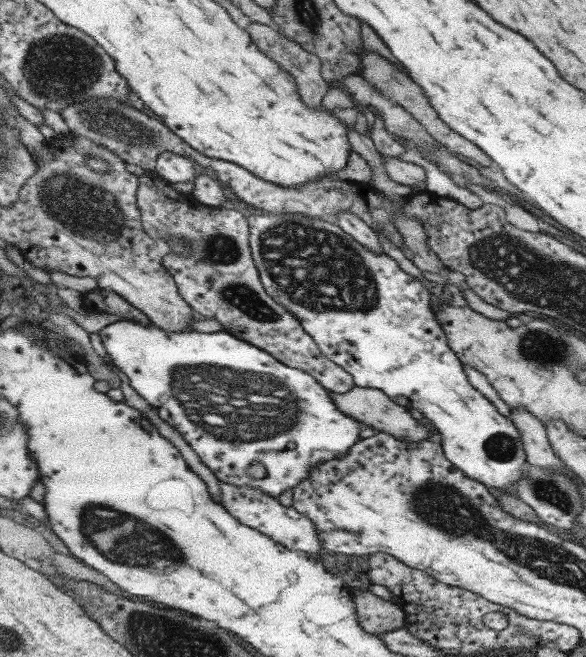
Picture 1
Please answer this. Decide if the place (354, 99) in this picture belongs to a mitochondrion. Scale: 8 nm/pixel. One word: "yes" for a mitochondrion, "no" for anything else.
no

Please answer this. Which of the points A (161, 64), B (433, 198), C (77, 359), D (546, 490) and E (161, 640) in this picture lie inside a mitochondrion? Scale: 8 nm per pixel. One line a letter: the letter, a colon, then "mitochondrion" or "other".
A: other
B: other
C: other
D: mitochondrion
E: mitochondrion

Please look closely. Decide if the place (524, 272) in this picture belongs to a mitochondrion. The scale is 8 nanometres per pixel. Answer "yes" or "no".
yes

